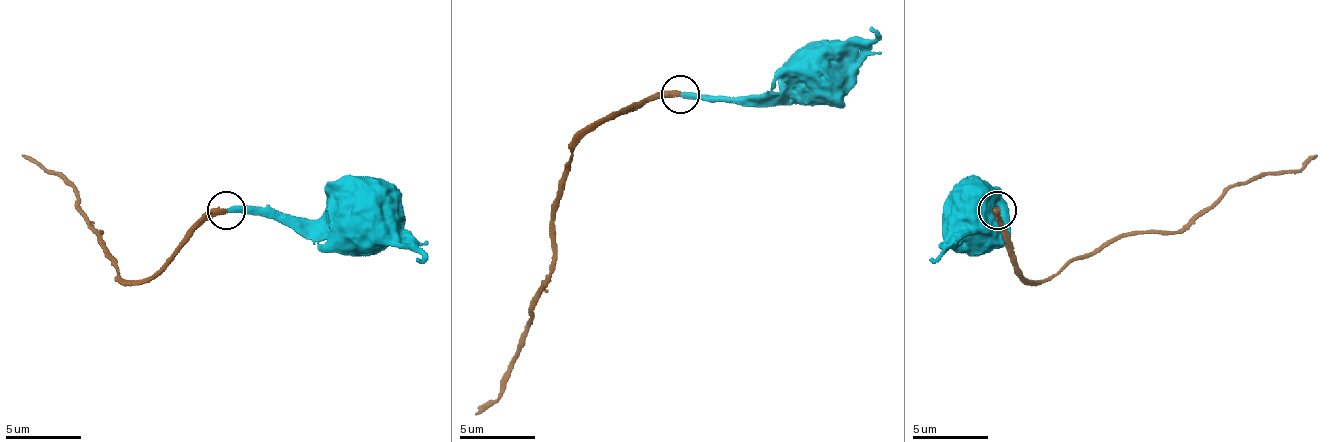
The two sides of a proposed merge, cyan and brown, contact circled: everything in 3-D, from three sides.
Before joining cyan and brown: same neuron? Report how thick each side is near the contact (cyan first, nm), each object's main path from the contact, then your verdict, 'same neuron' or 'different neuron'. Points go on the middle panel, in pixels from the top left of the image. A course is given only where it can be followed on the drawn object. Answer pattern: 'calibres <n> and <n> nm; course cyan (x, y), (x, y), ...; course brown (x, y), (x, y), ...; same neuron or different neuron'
calibres 360 and 320 nm; course cyan (679, 95), (819, 99), (823, 73); course brown (679, 95), (622, 107), (577, 145), (561, 171), (561, 198), (554, 217), (554, 274), (505, 387), (474, 414); same neuron

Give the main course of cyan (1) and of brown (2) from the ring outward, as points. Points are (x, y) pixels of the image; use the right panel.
1: (998, 211), (1002, 222), (975, 219)
2: (998, 211), (1009, 260), (1028, 279), (1047, 279), (1119, 238), (1176, 234), (1229, 188), (1290, 173), (1316, 154)

